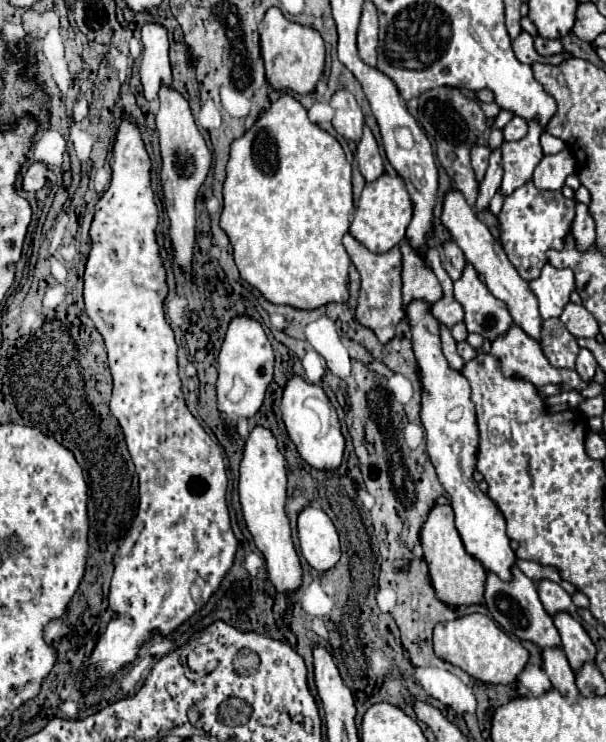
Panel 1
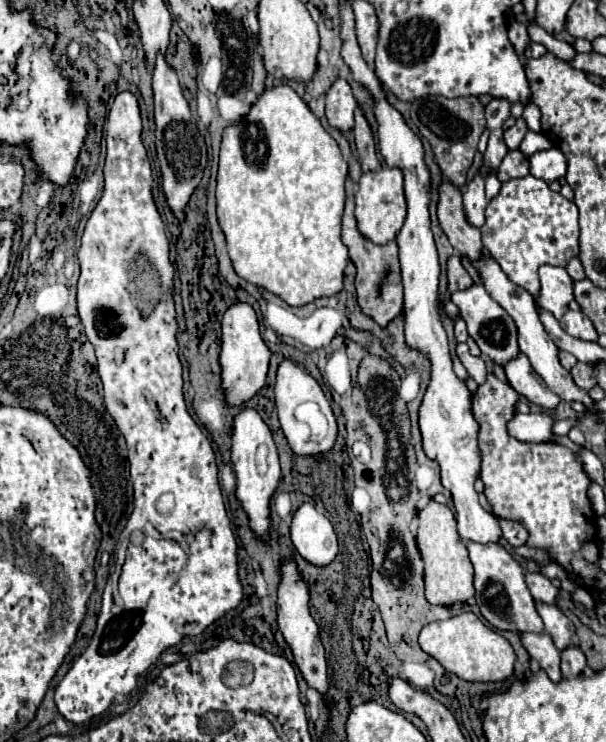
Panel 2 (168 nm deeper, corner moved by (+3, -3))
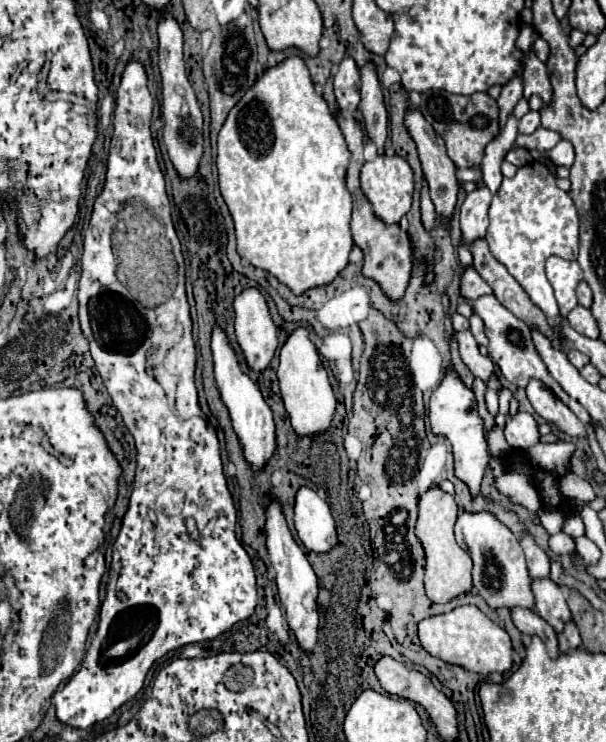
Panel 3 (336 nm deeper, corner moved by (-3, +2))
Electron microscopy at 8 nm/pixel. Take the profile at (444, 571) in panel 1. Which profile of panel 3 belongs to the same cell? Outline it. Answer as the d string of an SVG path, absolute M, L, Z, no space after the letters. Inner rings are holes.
M432 486L418 500L416 536L426 552L424 586L426 586L426 596L432 602L450 602L452 598L466 594L472 588L472 576L470 576L472 560L454 540L456 516L458 516L458 506L454 502L454 496L446 494L440 486Z

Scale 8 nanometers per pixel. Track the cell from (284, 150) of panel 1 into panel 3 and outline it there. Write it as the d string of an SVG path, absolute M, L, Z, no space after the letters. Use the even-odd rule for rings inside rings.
M292 56L286 58L284 62L266 68L262 76L258 76L258 80L254 82L252 88L246 90L246 94L236 102L236 106L230 110L220 134L218 134L218 158L216 158L216 166L218 166L218 180L220 180L220 192L222 198L228 204L228 210L234 218L234 226L236 226L236 238L238 238L238 254L242 258L246 258L252 266L262 268L266 272L270 272L272 276L276 276L280 282L284 282L294 294L302 294L310 288L316 286L326 286L330 284L348 264L348 254L354 246L352 242L352 232L350 232L350 192L346 190L346 168L350 162L350 152L348 146L344 142L342 130L338 126L338 122L334 120L328 104L324 102L322 96L316 94L314 84L310 80L310 72L304 64L304 60L300 56Z

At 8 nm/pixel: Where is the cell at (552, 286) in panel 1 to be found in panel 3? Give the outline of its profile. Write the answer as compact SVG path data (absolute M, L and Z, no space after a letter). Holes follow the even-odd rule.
M550 256L546 260L546 276L554 288L554 296L560 308L560 314L566 318L572 308L576 308L576 286L582 280L582 270L576 260L562 260Z

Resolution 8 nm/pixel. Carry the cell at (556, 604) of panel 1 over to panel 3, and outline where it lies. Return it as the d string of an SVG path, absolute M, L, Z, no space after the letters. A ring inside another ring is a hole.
M524 534L520 538L520 544L522 544L524 554L526 554L530 576L532 578L548 578L550 576L550 560L548 560L548 554L534 542L534 538L530 534Z

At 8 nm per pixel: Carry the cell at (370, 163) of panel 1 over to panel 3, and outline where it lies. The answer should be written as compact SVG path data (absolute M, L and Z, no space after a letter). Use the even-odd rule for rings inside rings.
M366 62L362 68L362 86L360 86L360 110L364 114L366 132L370 140L378 146L378 154L384 154L384 142L388 136L388 112L382 100L382 90L376 74L374 62Z

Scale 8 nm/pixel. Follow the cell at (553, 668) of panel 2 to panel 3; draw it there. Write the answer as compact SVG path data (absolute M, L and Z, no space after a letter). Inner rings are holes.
M512 608L510 610L512 614L512 622L514 626L522 632L522 634L528 634L528 636L538 636L544 644L546 644L546 650L552 658L558 656L558 648L556 648L556 632L554 628L540 618L538 612L534 610L528 610L528 608Z

